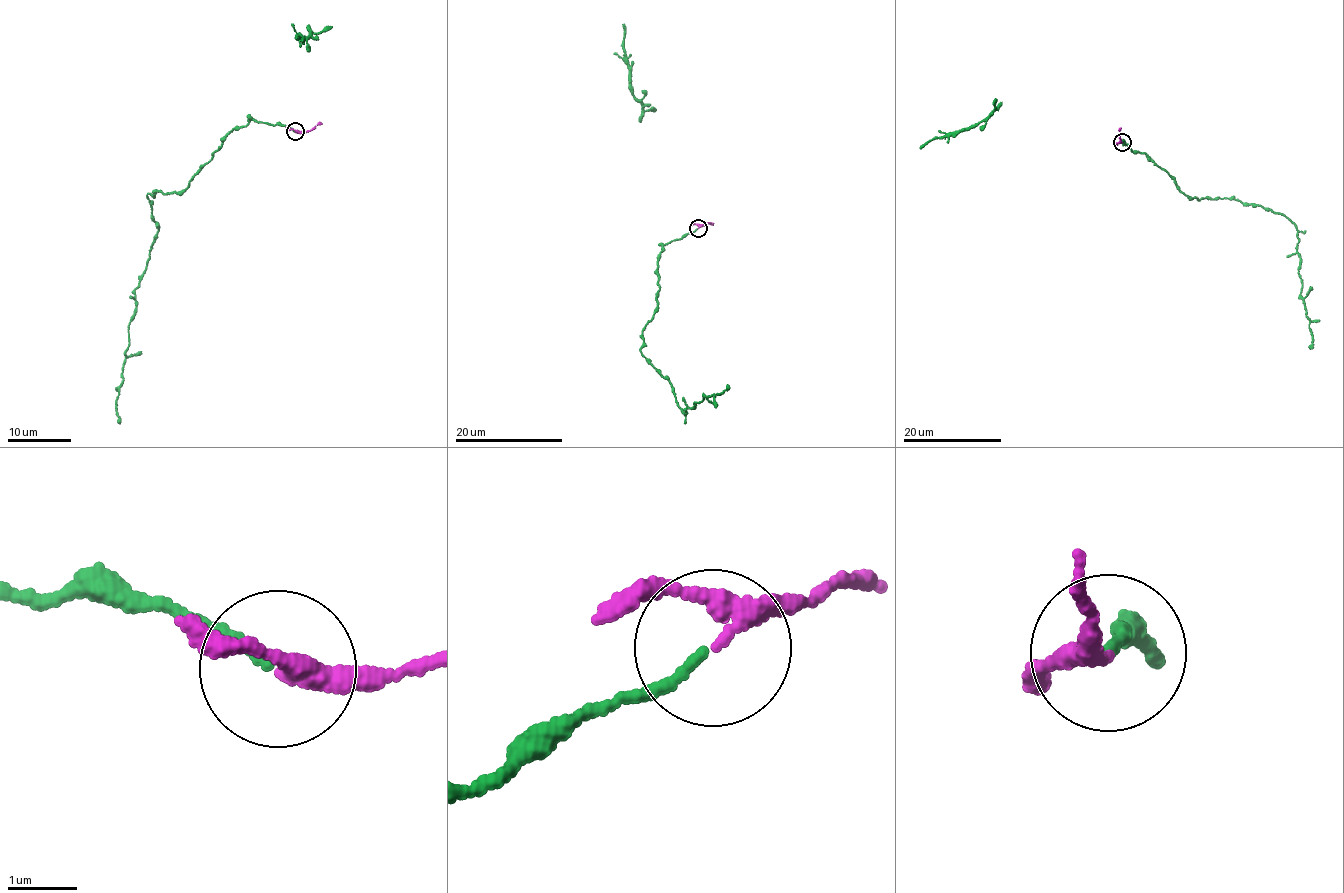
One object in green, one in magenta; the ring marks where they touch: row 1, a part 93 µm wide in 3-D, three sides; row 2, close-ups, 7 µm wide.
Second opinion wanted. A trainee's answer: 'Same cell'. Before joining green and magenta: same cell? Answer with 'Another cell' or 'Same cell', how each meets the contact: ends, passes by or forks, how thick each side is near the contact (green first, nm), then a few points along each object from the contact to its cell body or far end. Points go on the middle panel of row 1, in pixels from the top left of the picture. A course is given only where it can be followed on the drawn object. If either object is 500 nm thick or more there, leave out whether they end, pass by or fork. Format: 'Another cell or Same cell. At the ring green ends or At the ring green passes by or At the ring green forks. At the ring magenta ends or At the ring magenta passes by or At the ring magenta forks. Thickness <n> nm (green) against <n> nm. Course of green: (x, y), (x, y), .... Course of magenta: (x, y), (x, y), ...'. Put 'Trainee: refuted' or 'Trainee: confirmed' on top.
Trainee: confirmed
Same cell. At the ring green ends. At the ring magenta passes by. Thickness 150 nm (green) against 200 nm. Course of green: (697, 228), (663, 246), (656, 313), (643, 330), (640, 351), (669, 381), (684, 413), (727, 385). Course of magenta: (697, 228), (712, 224)

